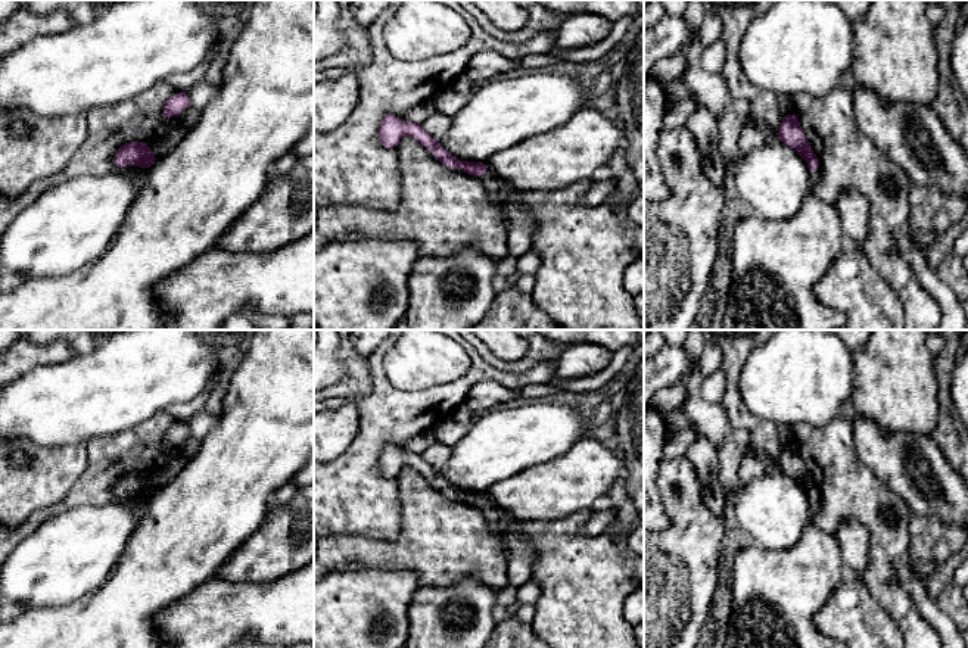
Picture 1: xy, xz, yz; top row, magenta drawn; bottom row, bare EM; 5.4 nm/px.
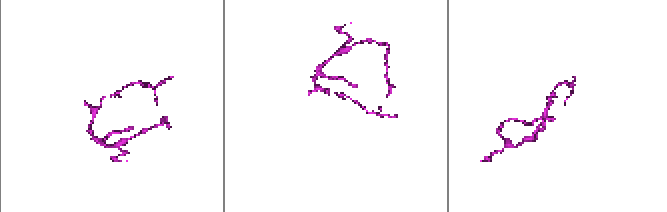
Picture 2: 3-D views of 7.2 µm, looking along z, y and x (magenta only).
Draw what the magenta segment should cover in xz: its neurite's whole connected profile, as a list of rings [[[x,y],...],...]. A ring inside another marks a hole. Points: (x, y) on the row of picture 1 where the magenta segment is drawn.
[[[386,115],[379,127],[379,140],[385,147],[396,147],[404,135],[414,137],[421,146],[432,152],[439,162],[446,166],[461,168],[473,177],[480,177],[486,171],[486,165],[482,162],[467,162],[457,159],[448,150],[445,150],[439,140],[433,138],[420,128],[417,122],[405,122],[393,115]]]

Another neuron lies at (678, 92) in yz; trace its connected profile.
[[[676,81],[672,87],[666,88],[666,96],[669,103],[695,99],[692,91],[681,81]]]

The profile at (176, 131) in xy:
[[[180,121],[171,122],[166,133],[150,144],[150,150],[159,156],[168,153],[175,147],[186,135],[187,130],[181,125]]]

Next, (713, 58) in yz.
[[[718,40],[701,53],[701,68],[709,74],[720,74],[728,62],[728,53],[723,40]]]

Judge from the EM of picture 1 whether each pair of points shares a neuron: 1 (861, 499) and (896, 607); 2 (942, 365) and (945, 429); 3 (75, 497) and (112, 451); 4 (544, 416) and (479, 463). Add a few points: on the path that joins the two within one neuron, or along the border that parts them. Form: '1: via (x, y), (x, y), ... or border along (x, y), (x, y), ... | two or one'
1: via (881, 526), (881, 580) | one
2: via (945, 382), (945, 413) | one
3: via (87, 485), (106, 463) | one
4: via (528, 432), (519, 439), (509, 441), (495, 448) | one

